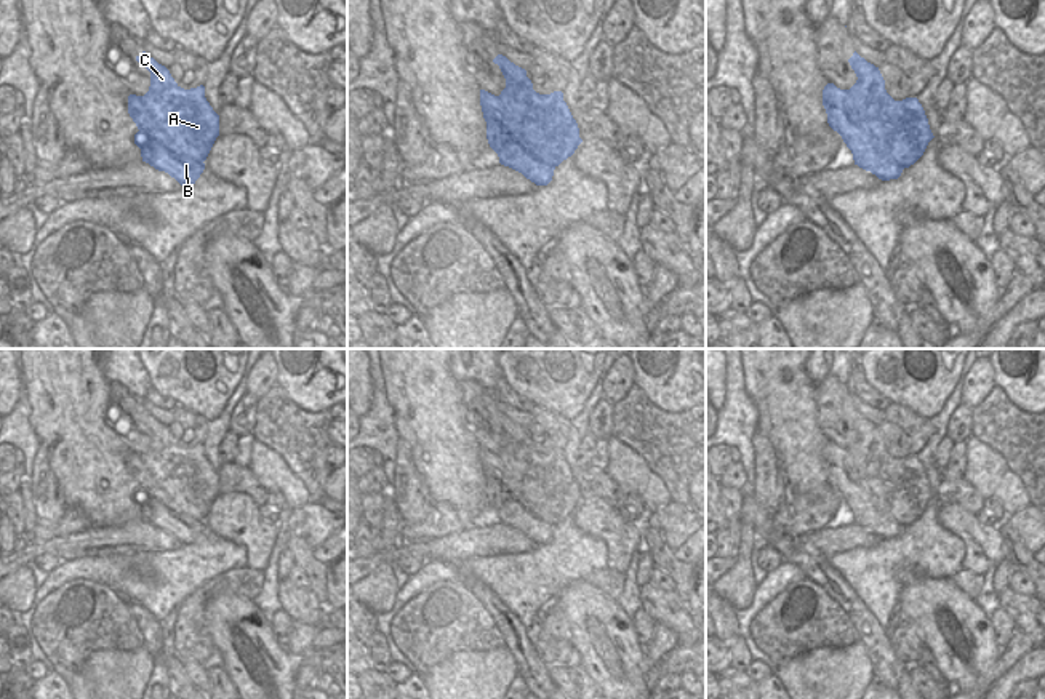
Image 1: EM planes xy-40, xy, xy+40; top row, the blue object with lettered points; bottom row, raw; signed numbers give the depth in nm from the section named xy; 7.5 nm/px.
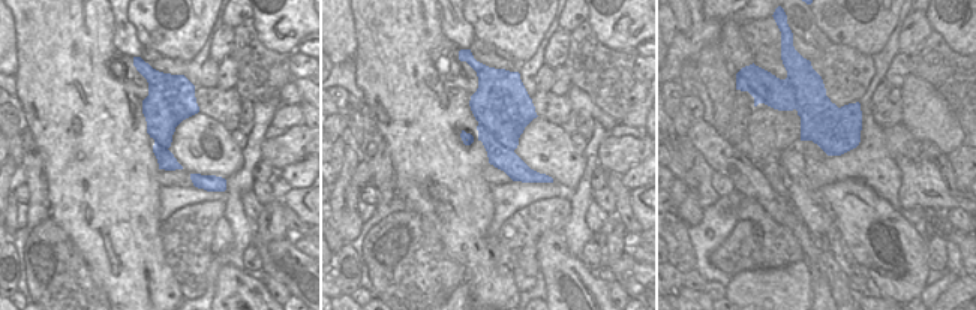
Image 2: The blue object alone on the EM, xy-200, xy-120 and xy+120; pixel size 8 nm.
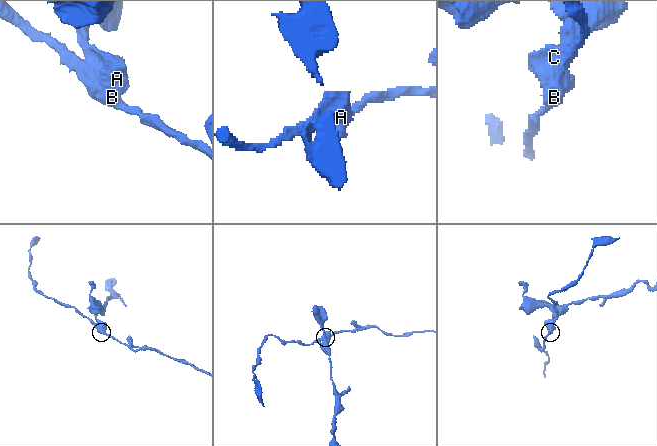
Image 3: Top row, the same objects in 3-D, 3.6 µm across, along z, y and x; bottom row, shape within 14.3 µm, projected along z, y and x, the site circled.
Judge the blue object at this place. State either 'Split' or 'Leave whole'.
Split.

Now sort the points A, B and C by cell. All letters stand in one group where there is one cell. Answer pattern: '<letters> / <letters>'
A C / B

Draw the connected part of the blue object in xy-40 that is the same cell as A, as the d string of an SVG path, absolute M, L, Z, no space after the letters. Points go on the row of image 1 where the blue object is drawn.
M142 51L136 61L150 72L149 91L141 96L157 128L176 152L205 162L219 136L219 115L205 98L205 86L184 90L170 70Z

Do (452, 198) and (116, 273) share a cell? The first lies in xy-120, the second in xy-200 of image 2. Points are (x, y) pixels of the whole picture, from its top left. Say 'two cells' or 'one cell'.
one cell

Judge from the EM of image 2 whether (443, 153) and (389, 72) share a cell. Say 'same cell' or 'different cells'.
same cell

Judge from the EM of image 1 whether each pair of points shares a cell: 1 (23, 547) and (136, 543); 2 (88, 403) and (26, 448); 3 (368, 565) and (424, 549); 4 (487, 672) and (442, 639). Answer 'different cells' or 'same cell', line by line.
1: same cell
2: different cells
3: same cell
4: different cells

